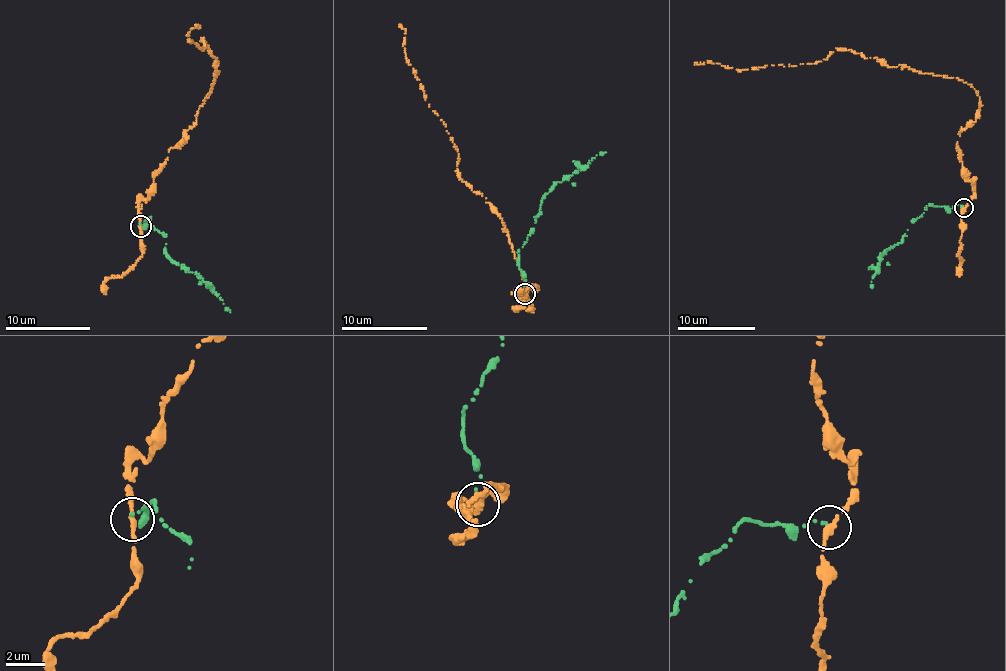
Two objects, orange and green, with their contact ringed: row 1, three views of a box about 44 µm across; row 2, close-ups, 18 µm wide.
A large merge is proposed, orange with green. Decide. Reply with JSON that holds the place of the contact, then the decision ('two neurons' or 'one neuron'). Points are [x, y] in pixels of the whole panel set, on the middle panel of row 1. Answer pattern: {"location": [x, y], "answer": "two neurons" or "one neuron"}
{"location": [525, 293], "answer": "two neurons"}

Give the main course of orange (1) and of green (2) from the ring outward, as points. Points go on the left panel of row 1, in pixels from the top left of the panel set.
1: (141, 225), (139, 202), (214, 83), (215, 57), (203, 40), (202, 50), (187, 39), (196, 24)
2: (139, 225), (146, 225), (151, 219), (155, 230), (166, 236), (166, 253), (211, 286), (230, 312)

